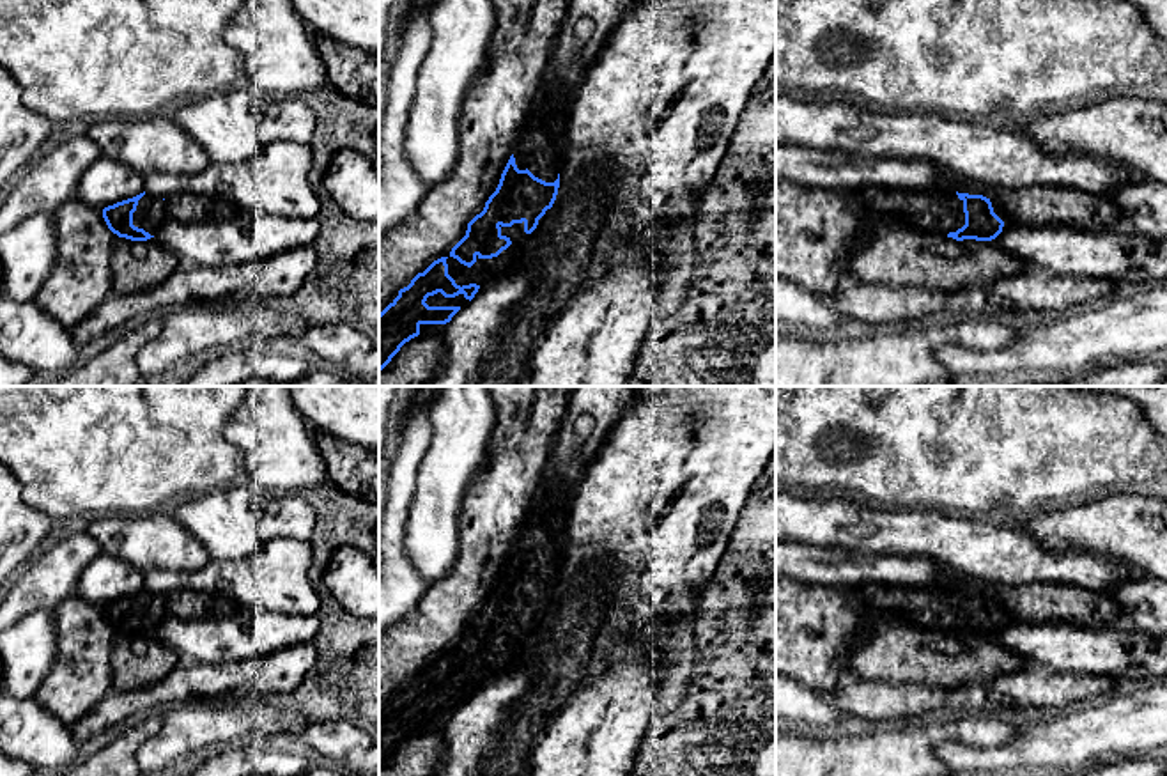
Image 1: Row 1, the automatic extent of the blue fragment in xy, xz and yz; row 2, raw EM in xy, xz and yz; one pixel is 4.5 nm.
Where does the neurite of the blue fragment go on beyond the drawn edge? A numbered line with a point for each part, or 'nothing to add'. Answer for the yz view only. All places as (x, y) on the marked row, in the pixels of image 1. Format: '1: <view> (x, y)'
1: yz (941, 211)

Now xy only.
1: xy (151, 213)

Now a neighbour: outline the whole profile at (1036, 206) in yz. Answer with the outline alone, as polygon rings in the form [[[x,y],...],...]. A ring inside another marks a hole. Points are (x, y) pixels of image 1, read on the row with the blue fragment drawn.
[[[1068,186],[993,188],[990,202],[1004,225],[1082,230],[1124,229],[1117,206],[1105,195]]]

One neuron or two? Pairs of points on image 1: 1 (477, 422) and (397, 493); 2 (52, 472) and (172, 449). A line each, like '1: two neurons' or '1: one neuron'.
1: two neurons
2: one neuron

